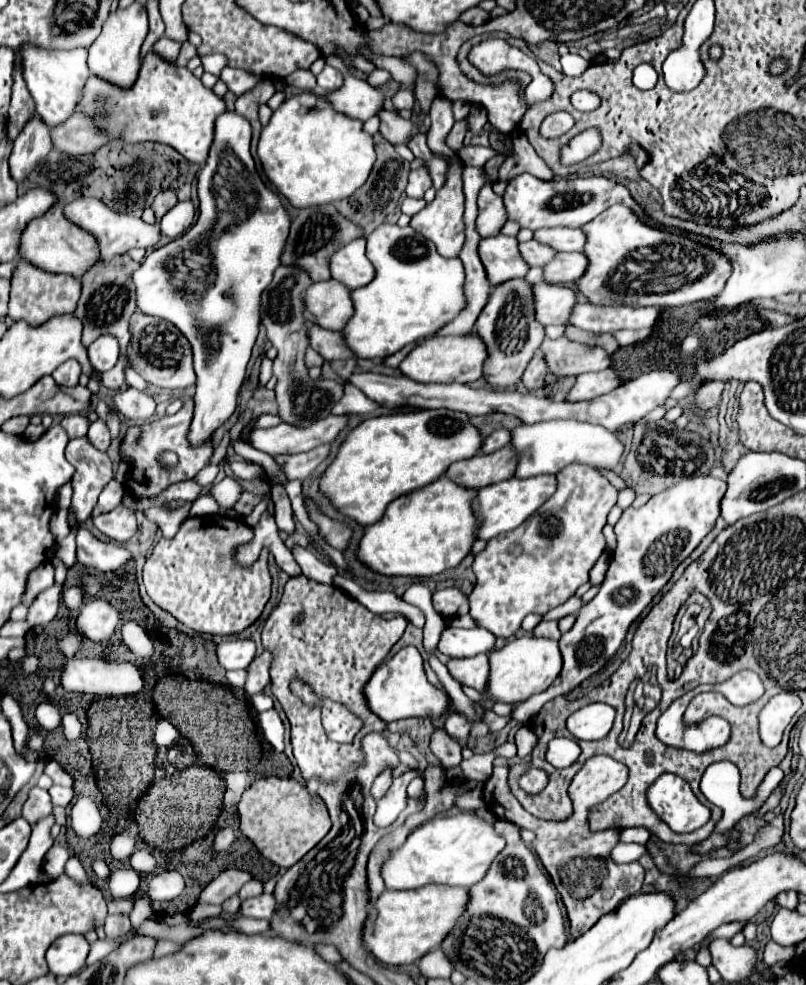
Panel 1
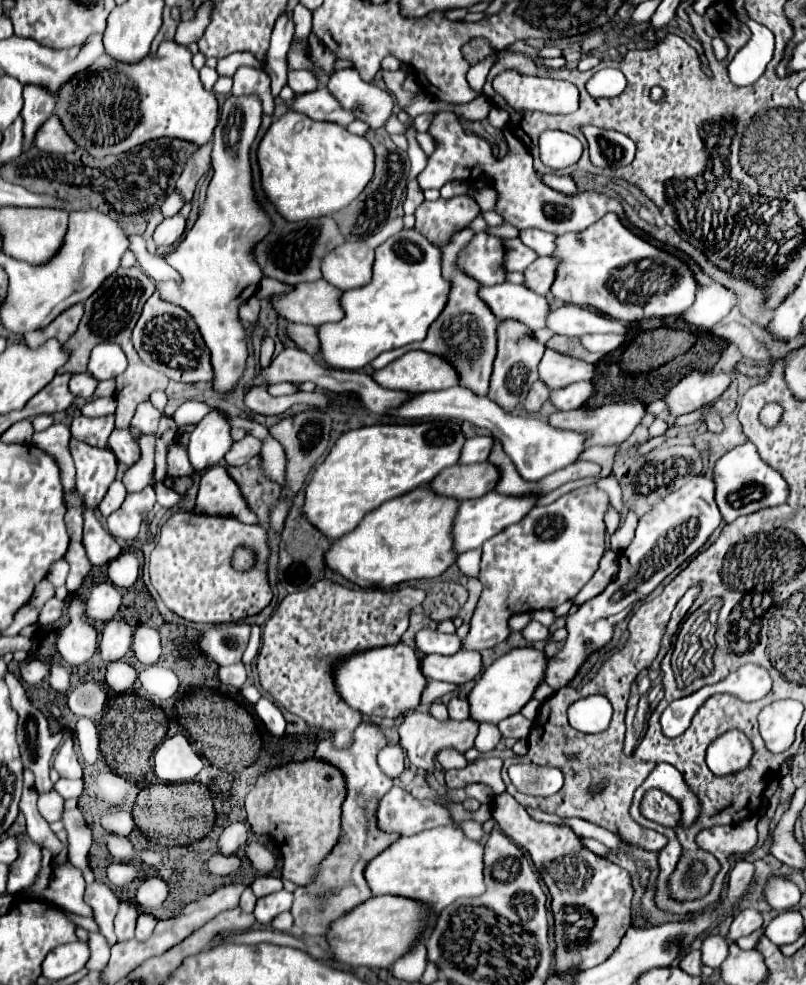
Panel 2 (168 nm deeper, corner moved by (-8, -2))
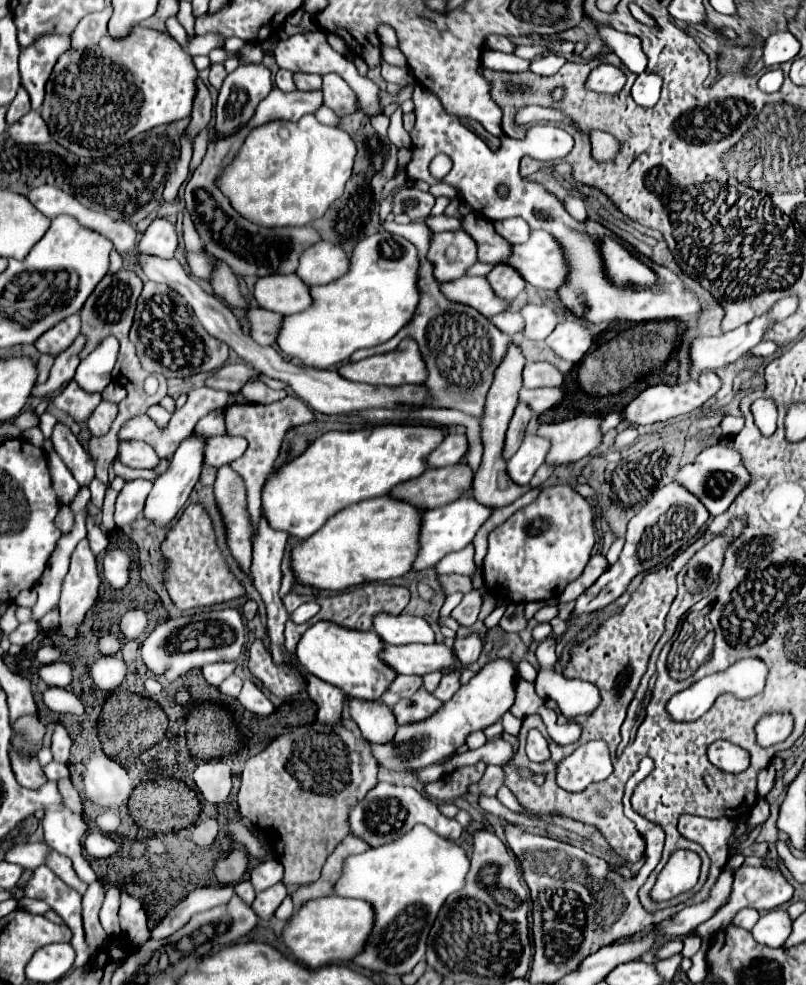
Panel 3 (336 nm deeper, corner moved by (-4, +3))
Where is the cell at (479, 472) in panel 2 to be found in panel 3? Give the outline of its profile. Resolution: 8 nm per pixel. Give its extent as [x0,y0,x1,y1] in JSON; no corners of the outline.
[394,463,474,509]

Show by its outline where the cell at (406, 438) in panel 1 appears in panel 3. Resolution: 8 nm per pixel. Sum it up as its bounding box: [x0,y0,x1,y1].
[262,425,446,539]

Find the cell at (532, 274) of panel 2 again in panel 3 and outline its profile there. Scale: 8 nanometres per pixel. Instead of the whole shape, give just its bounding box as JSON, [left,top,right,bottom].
[488,265,526,299]

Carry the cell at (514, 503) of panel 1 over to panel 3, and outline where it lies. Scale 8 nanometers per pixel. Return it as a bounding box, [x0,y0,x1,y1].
[414,495,494,571]

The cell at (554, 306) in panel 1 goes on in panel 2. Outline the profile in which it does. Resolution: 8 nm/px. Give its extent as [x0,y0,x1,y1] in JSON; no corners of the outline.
[478,282,550,330]

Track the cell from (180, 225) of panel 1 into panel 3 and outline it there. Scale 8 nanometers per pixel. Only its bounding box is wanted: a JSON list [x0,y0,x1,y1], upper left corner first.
[138,217,178,259]

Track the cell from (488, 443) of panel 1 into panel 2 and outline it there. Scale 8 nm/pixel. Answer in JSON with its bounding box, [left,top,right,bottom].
[458,436,494,464]

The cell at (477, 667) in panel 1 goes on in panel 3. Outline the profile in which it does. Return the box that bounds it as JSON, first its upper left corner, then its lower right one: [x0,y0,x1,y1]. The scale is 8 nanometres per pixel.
[382,643,456,675]

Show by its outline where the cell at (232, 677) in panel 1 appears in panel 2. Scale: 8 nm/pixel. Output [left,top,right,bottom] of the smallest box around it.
[218,664,246,688]

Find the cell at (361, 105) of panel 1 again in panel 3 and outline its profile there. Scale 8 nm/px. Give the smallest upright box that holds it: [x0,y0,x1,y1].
[248,91,322,127]

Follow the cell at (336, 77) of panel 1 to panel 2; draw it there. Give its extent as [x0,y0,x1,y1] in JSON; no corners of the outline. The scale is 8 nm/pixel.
[328,68,392,128]

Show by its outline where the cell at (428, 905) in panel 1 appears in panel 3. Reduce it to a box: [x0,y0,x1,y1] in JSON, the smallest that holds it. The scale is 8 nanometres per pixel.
[282,895,374,969]

